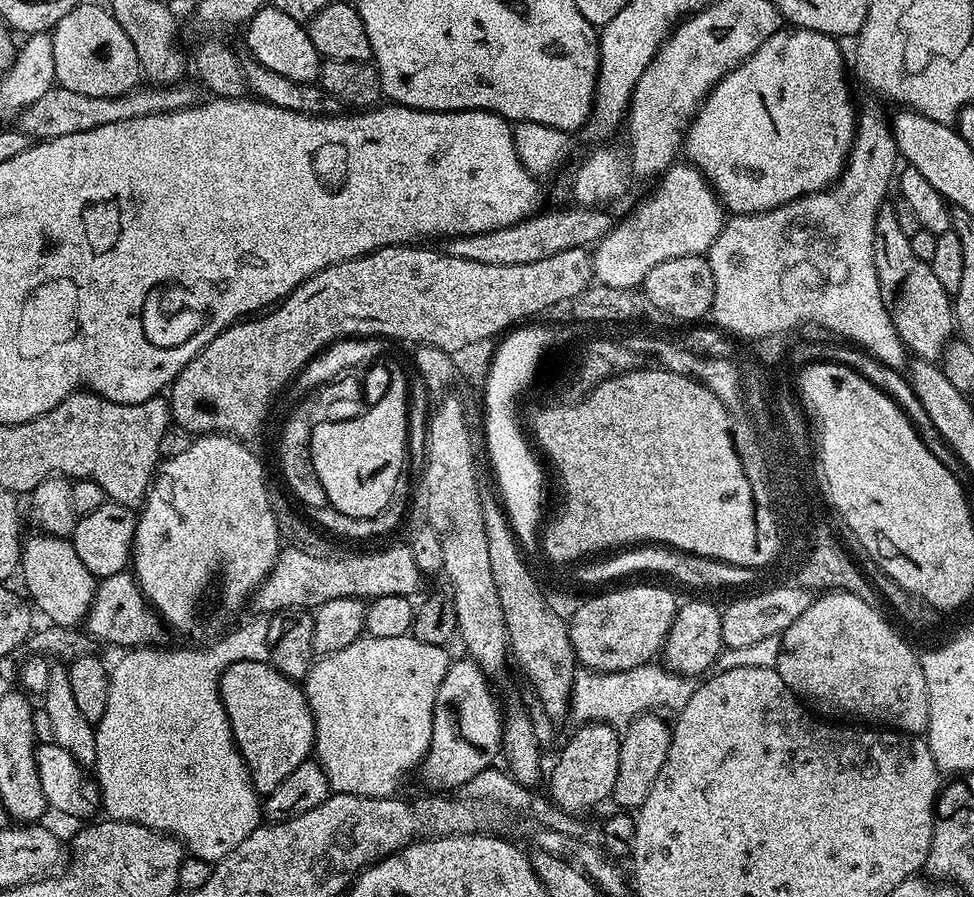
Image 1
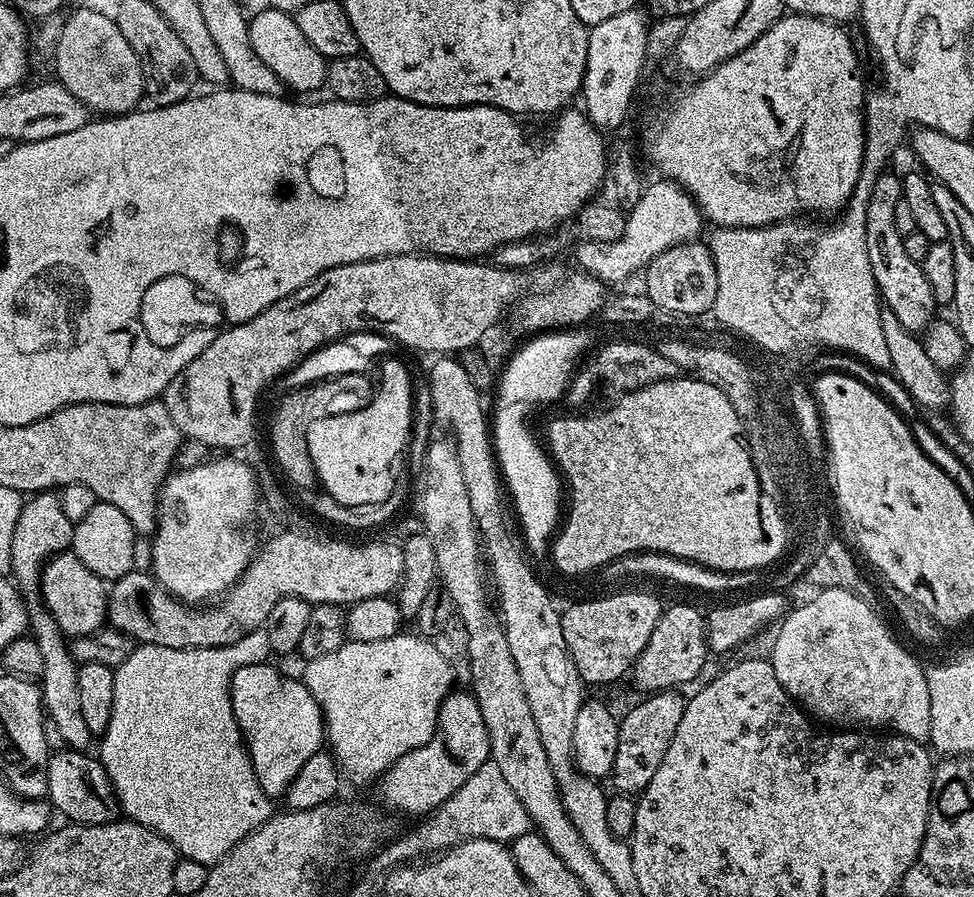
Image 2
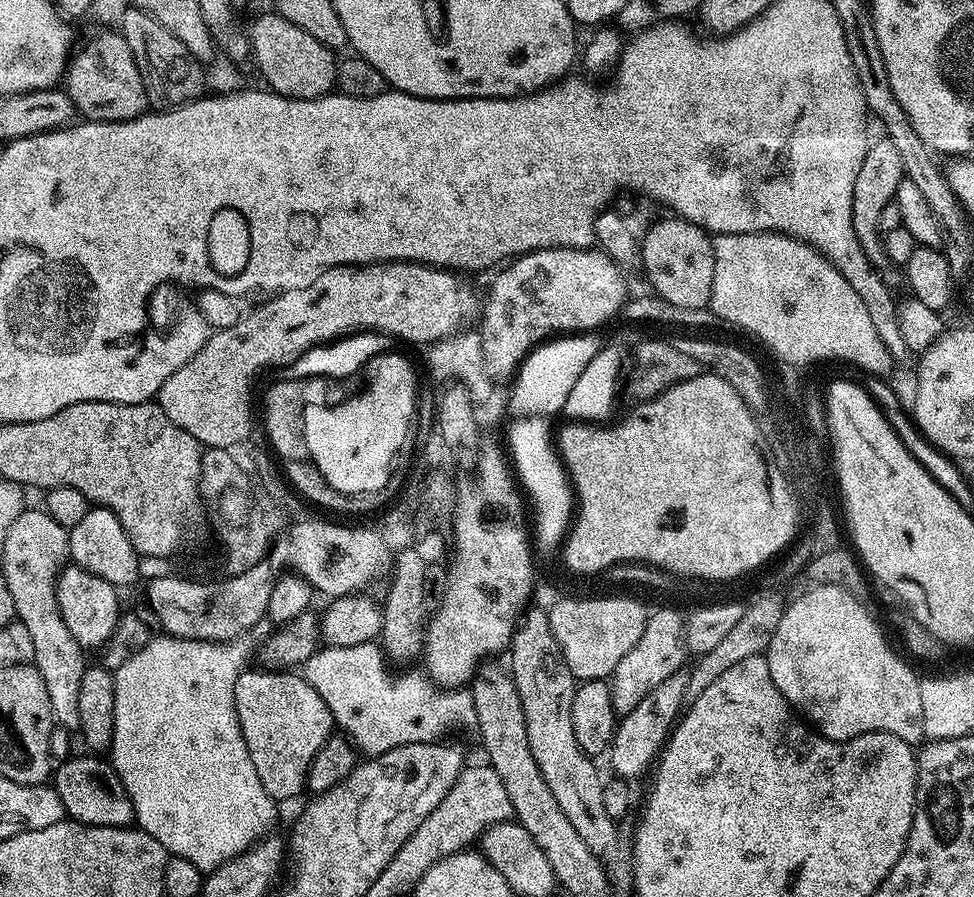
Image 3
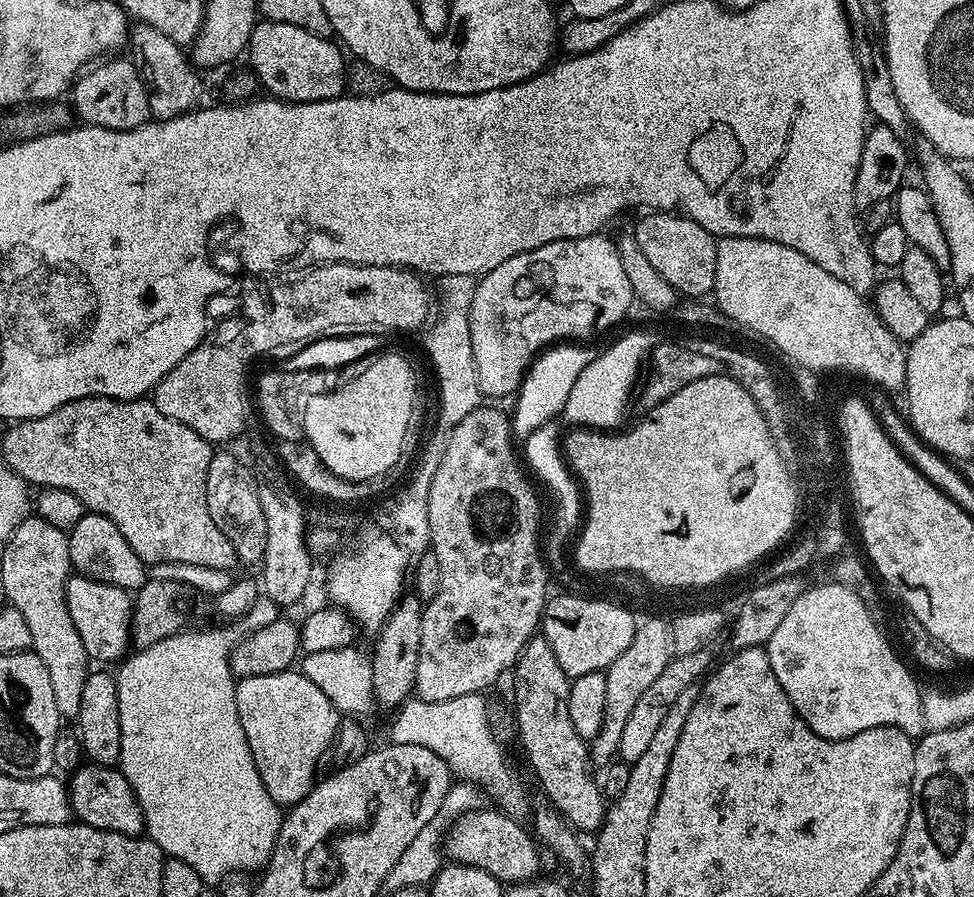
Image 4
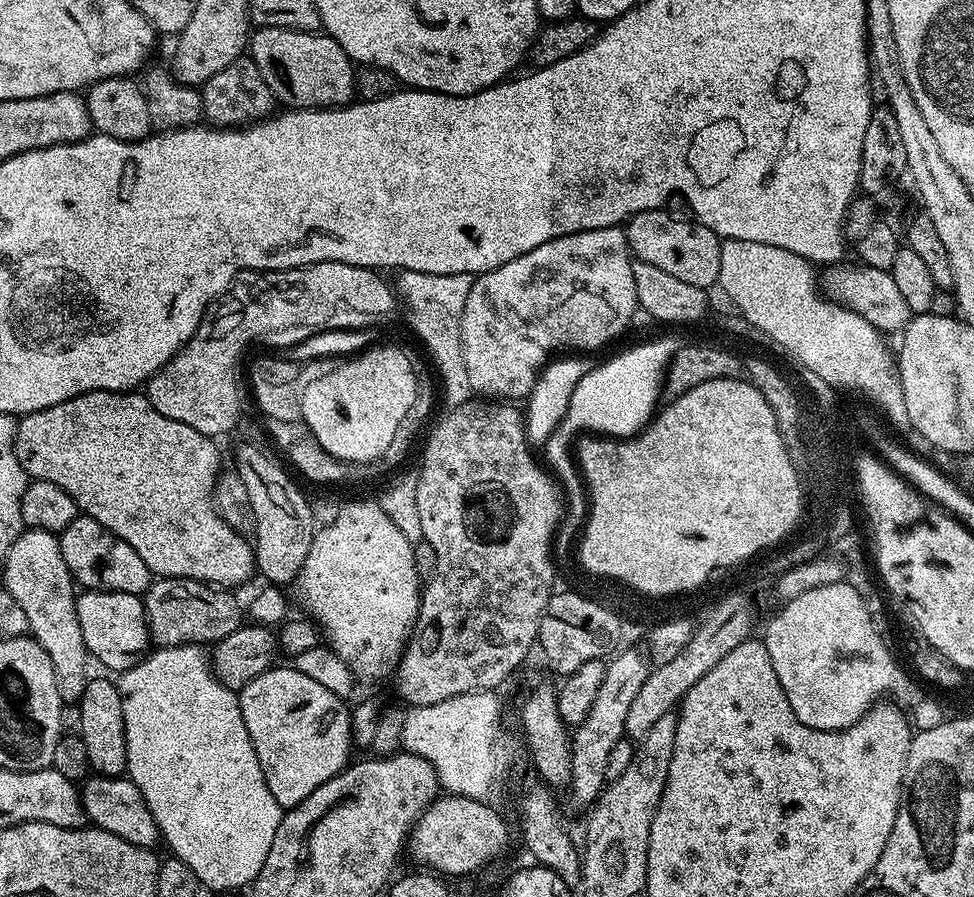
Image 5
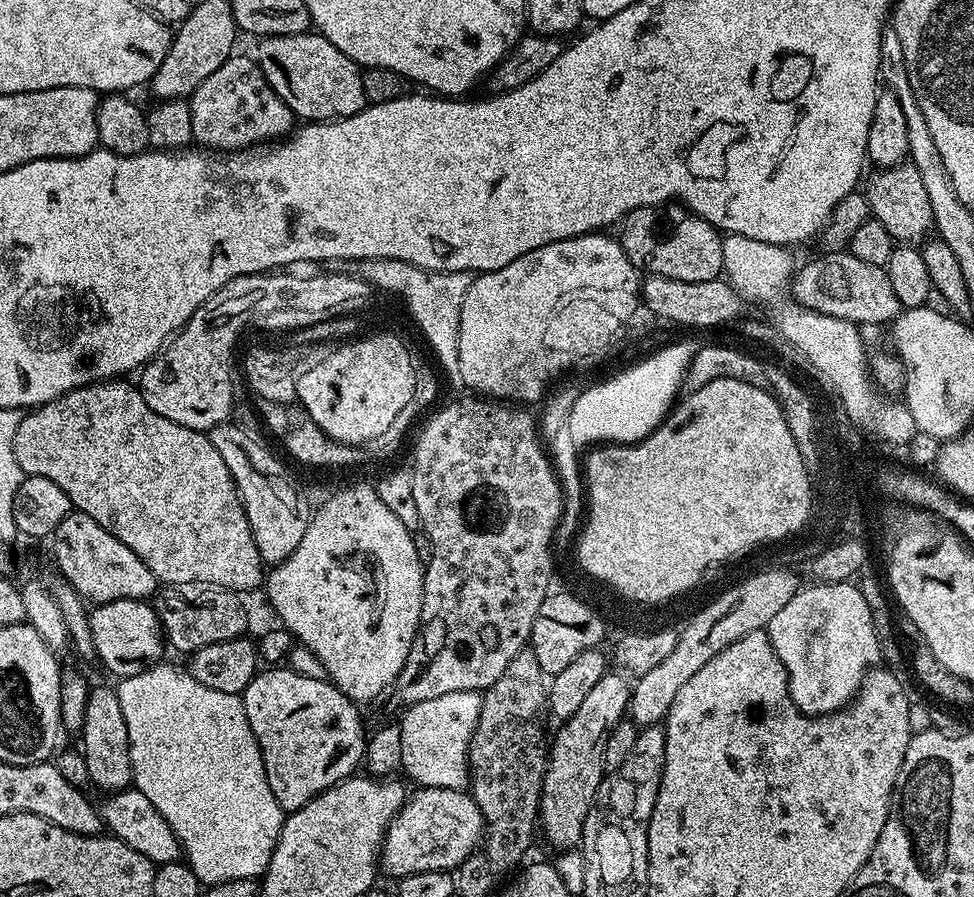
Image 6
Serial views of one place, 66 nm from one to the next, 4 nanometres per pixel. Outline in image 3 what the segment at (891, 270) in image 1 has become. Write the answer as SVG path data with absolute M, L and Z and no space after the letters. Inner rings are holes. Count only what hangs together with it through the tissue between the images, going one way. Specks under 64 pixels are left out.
M886 138L873 139L866 150L866 158L862 158L862 167L858 170L858 178L854 181L852 225L866 258L877 270L884 270L884 267L889 267L890 264L890 257L884 245L880 227L882 214L886 210L886 206L895 201L898 186L904 179L906 177L902 166L902 157L899 156L898 149L894 147L894 142L890 142Z

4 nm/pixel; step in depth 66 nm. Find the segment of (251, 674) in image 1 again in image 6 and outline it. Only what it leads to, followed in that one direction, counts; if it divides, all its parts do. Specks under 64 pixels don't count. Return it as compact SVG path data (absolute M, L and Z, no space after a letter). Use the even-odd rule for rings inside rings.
M272 666L267 670L257 671L255 678L242 693L242 699L250 730L254 730L254 738L258 738L258 746L262 750L266 782L270 782L270 790L274 790L274 798L278 798L285 813L297 812L319 792L332 788L361 767L366 747L366 731L364 732L364 724L360 721L360 712L356 709L359 707L327 679L306 678L293 672L291 667Z

